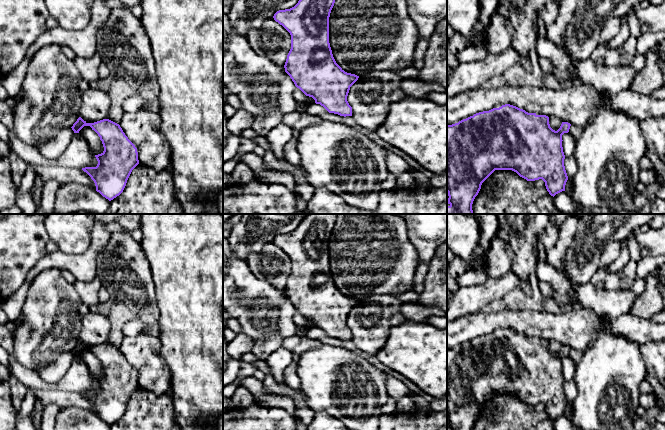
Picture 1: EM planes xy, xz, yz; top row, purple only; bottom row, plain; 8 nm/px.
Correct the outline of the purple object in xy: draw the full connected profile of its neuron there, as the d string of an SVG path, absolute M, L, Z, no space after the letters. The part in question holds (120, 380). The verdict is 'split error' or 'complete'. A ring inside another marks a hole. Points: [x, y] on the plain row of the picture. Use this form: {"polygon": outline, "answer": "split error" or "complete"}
{"polygon": "M79 341L71 352L79 357L84 350L90 350L98 358L104 375L95 379L96 391L82 394L94 405L96 415L111 425L123 416L132 394L139 388L137 372L120 349L109 343L87 347Z", "answer": "complete"}

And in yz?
{"polygon": "M510 328L479 336L458 347L447 349L448 428L450 430L472 430L482 407L495 394L512 394L527 405L542 403L547 415L553 421L565 415L568 400L564 390L562 359L569 356L570 350L570 347L562 346L560 352L555 355L550 351L548 340L528 337Z", "answer": "complete"}

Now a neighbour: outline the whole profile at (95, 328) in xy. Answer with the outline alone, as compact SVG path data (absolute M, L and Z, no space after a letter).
M88 313L81 316L79 341L86 347L94 347L106 343L109 339L111 324L107 315Z

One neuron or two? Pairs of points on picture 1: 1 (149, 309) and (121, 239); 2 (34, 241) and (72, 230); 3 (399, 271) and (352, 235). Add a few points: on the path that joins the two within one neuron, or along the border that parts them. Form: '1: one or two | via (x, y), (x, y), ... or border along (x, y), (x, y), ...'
1: one | via (138, 294), (127, 276), (122, 257)
2: two | border along (44, 224), (49, 239)
3: one | via (387, 259), (364, 237)

